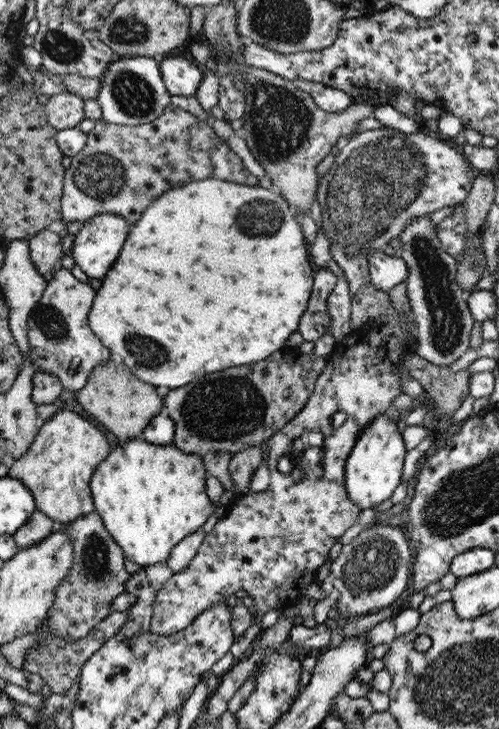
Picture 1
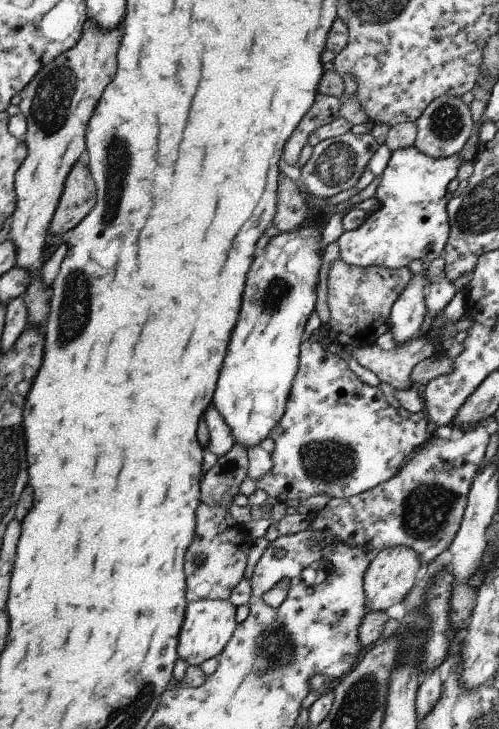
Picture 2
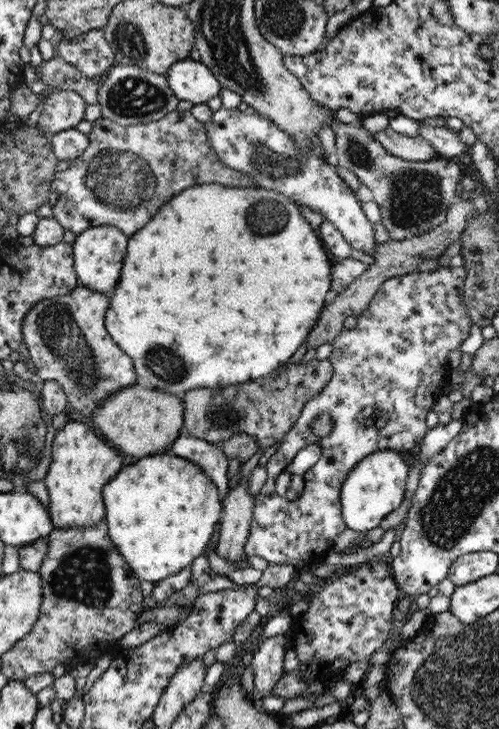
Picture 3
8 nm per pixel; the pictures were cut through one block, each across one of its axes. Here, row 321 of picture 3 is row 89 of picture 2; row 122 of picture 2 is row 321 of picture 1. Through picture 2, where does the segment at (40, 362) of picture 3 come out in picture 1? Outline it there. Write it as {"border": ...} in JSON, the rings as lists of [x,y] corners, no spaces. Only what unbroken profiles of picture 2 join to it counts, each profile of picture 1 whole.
{"border":[[[61,266],[47,278],[42,297],[28,315],[27,335],[31,360],[36,368],[56,375],[63,387],[72,392],[78,392],[88,384],[92,370],[111,357],[110,350],[94,334],[89,322],[96,297],[95,288],[76,279],[71,271]]]}

